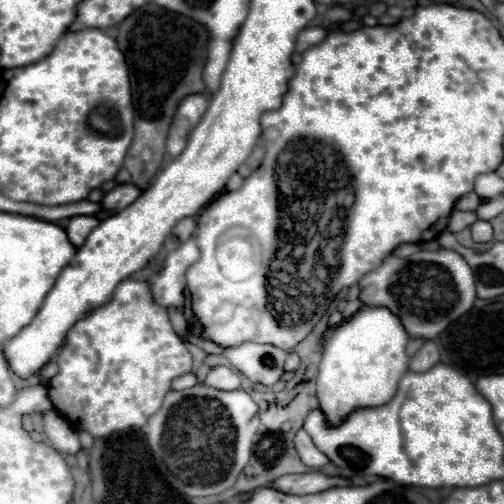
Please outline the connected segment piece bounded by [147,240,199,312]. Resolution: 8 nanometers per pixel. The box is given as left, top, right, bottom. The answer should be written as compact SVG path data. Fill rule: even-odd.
M187 240L183 246L171 250L165 256L165 262L159 272L151 274L147 280L153 300L163 308L175 308L183 312L185 308L185 272L199 258L199 248L193 240Z

